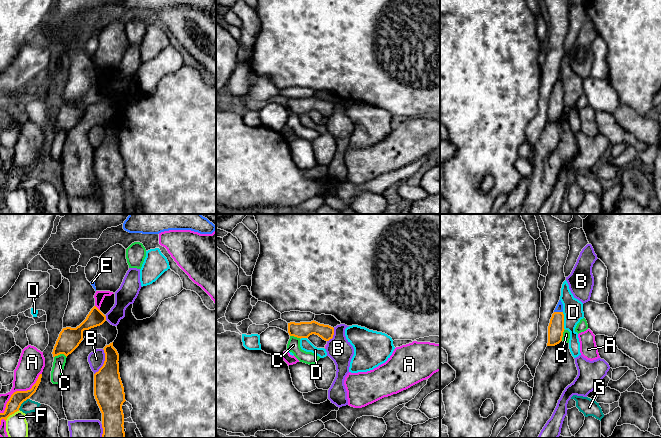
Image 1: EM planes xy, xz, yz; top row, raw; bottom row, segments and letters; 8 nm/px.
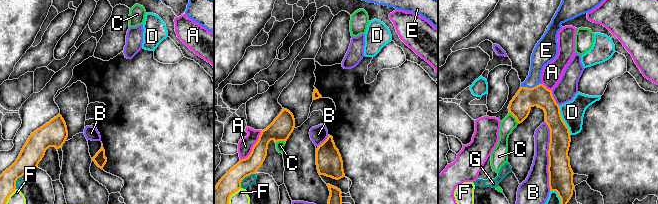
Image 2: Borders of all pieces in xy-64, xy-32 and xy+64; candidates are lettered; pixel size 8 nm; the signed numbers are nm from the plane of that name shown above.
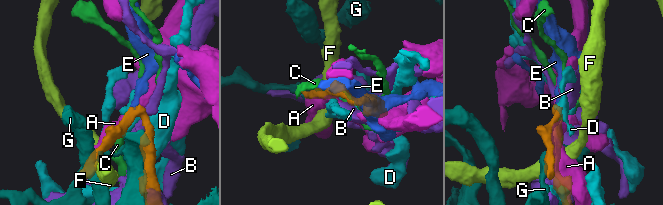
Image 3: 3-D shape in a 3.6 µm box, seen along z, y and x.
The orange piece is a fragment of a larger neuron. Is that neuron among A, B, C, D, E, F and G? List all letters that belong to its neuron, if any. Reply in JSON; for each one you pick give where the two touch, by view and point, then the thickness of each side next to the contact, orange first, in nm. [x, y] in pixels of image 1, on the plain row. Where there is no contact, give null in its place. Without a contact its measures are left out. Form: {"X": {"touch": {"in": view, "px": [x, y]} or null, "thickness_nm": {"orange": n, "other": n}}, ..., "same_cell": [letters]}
{"E": {"touch": {"in": "yz", "px": [558, 88]}, "thickness_nm": {"orange": 130, "other": 60}}, "same_cell": ["E"]}

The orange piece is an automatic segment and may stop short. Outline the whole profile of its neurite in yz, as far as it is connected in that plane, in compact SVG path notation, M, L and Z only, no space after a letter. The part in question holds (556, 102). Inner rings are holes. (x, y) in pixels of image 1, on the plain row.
M559 76L548 102L547 122L555 122L559 120L562 117L564 106L563 80L561 76Z

